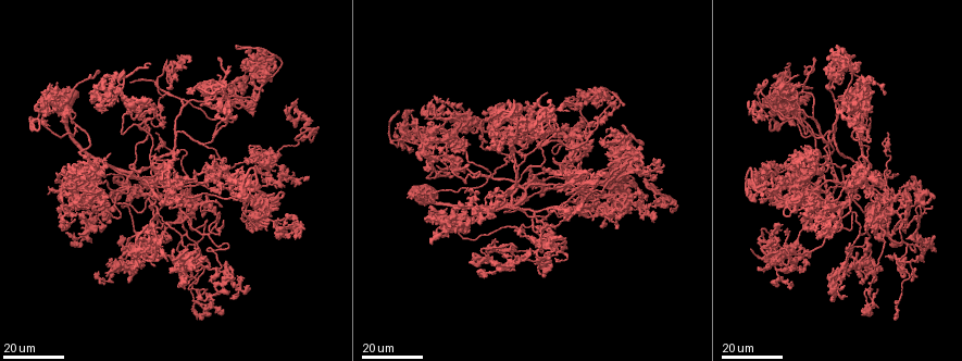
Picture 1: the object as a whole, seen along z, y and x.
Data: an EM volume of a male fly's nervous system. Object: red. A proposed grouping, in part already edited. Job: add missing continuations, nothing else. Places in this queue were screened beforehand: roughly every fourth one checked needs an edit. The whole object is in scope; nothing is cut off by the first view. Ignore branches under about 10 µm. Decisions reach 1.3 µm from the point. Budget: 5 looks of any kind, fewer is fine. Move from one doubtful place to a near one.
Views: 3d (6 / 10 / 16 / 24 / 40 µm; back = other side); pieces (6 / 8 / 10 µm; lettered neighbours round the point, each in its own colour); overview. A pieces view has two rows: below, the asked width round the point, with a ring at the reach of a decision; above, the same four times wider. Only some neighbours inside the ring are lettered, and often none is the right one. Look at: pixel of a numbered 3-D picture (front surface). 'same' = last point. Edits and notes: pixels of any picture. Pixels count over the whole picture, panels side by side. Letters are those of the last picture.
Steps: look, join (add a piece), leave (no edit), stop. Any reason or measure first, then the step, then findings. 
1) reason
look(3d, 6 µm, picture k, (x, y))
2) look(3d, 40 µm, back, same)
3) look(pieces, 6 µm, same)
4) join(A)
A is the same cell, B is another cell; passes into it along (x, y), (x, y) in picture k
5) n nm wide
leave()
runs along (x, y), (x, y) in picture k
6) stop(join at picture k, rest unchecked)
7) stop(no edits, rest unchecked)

long arm stops here
look(3d, 16 µm, picture 1, (216, 73))

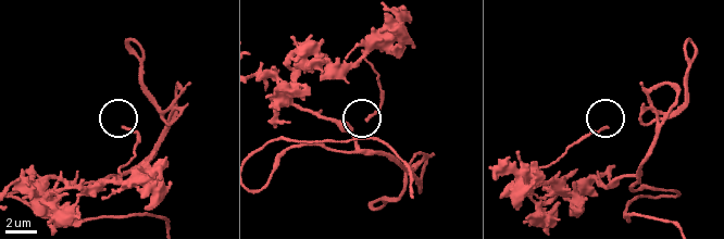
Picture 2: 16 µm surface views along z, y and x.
look(pieces, 6 µm, picture 2, (122, 128))

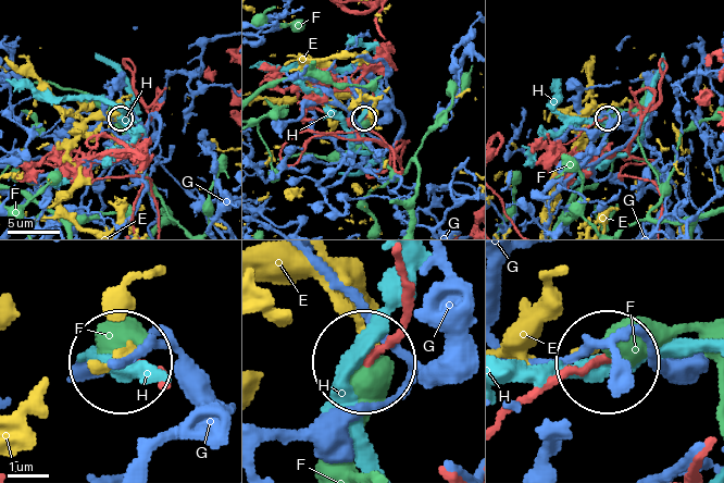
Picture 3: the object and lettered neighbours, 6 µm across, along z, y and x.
leave()
E, F, G and H are other cells; runs along (506, 420), (548, 386), (607, 361) in picture 3; no lettered piece goes on from it

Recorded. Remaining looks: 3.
look(3d, 16 µm, picture 1, (247, 216))

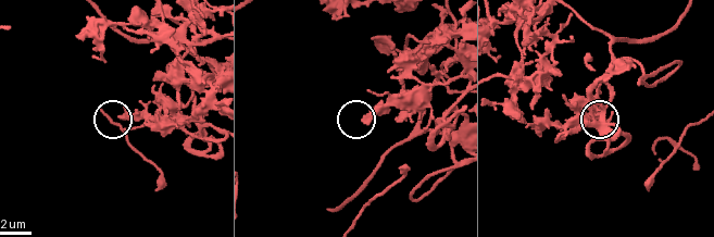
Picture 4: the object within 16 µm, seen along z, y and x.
what lies round it
look(pieces, 10 µm, picture 4, (120, 118))

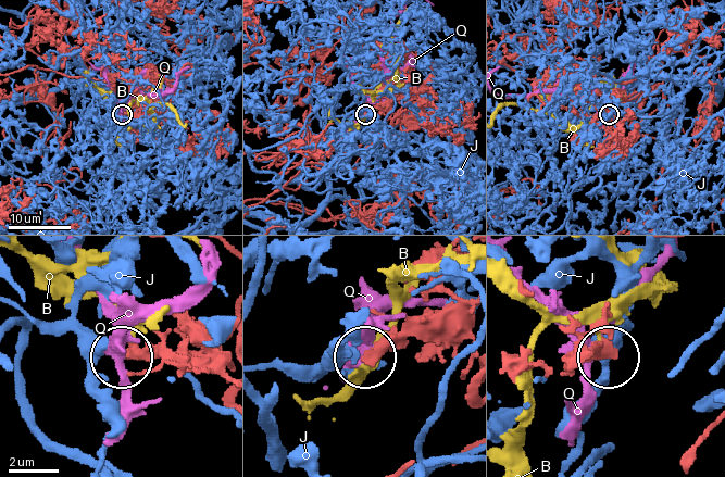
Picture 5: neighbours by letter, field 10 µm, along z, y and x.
leave()
B, J and Q are other cells; runs along (463, 340), (395, 334), (365, 356) in picture 5; no lettered piece goes on from it

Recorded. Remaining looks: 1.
stop(no edits, rest unchecked)

